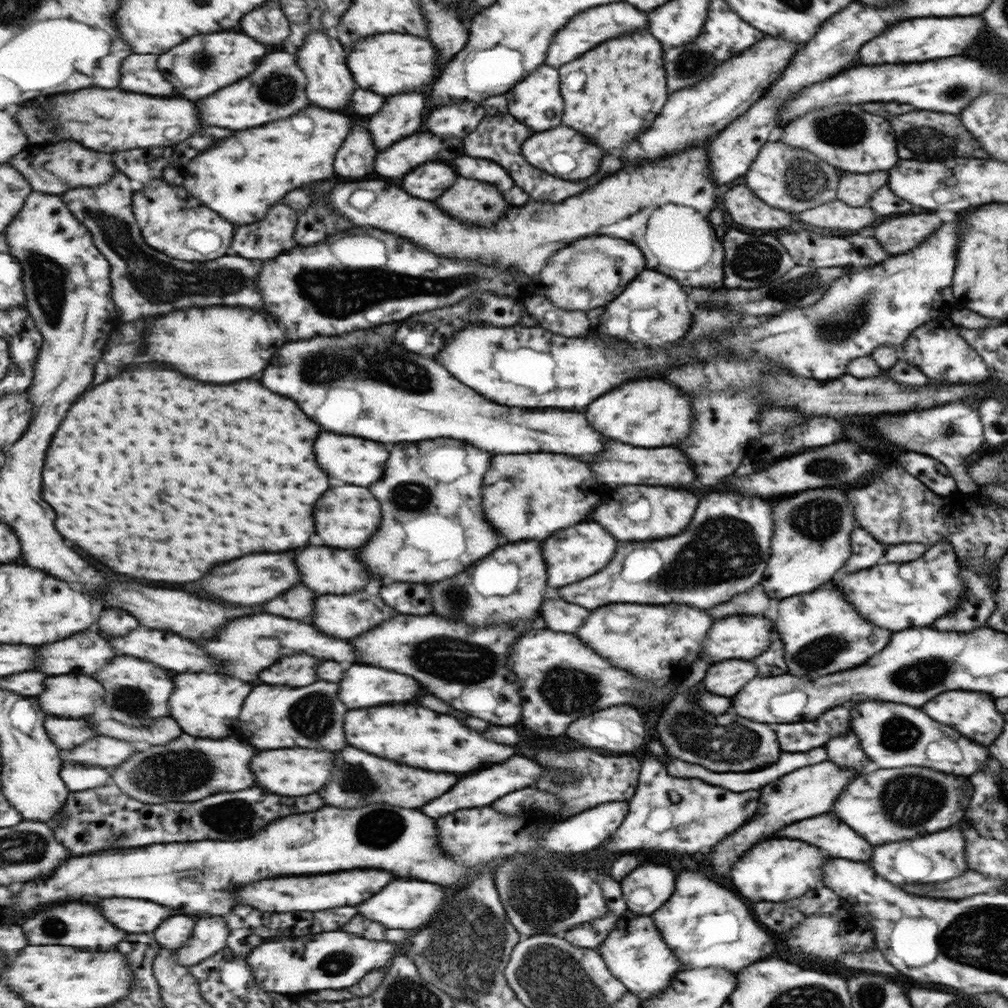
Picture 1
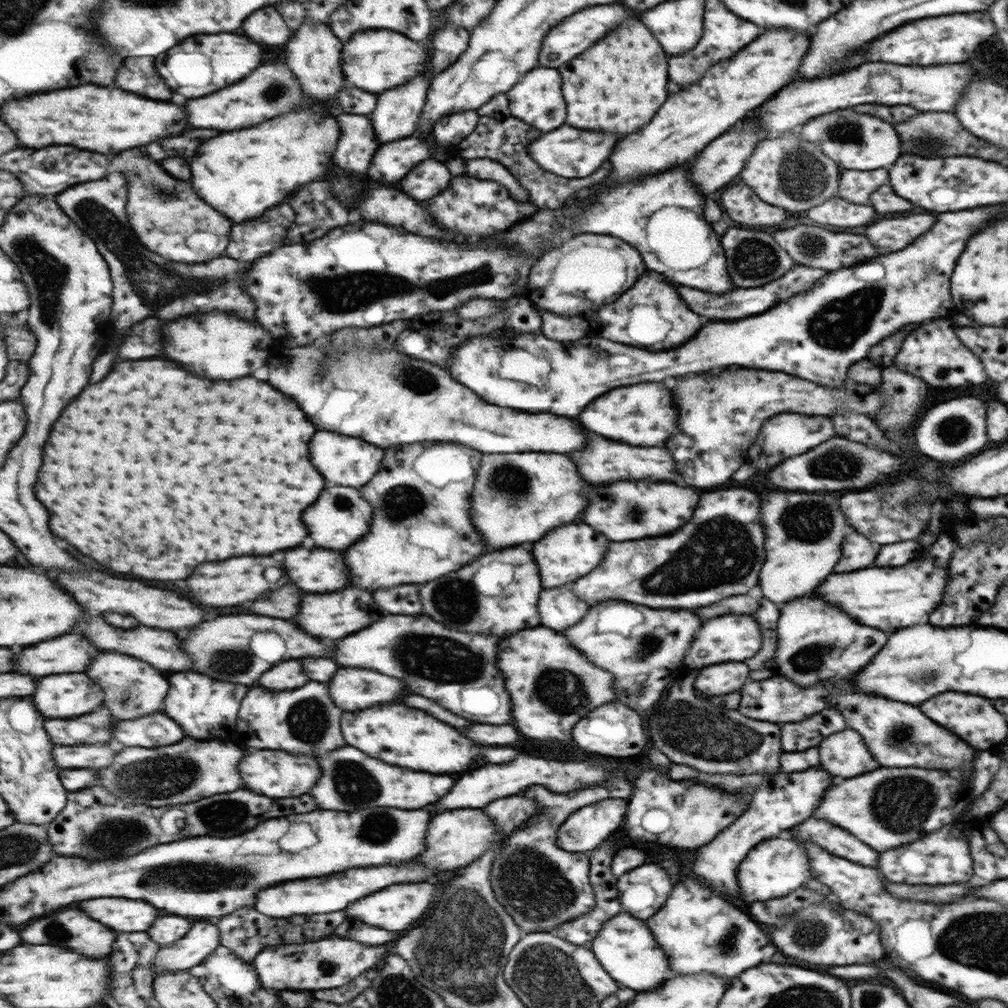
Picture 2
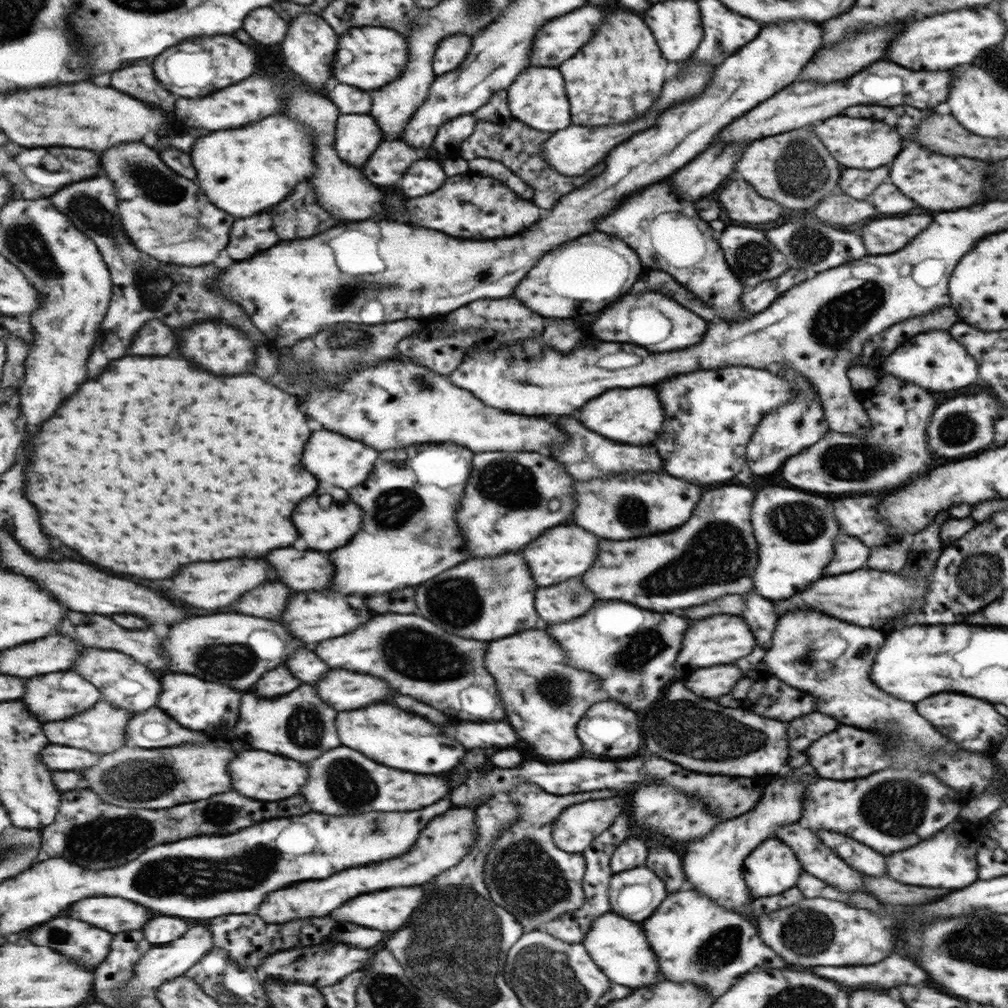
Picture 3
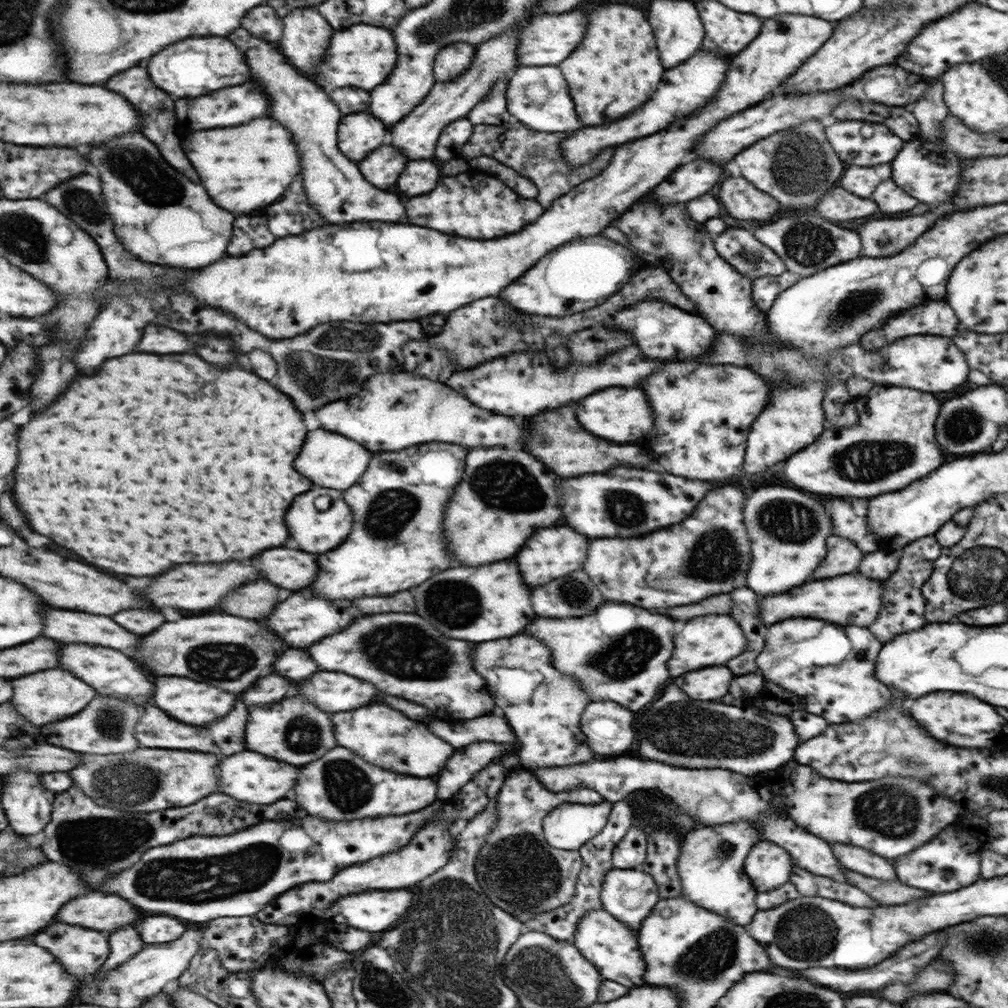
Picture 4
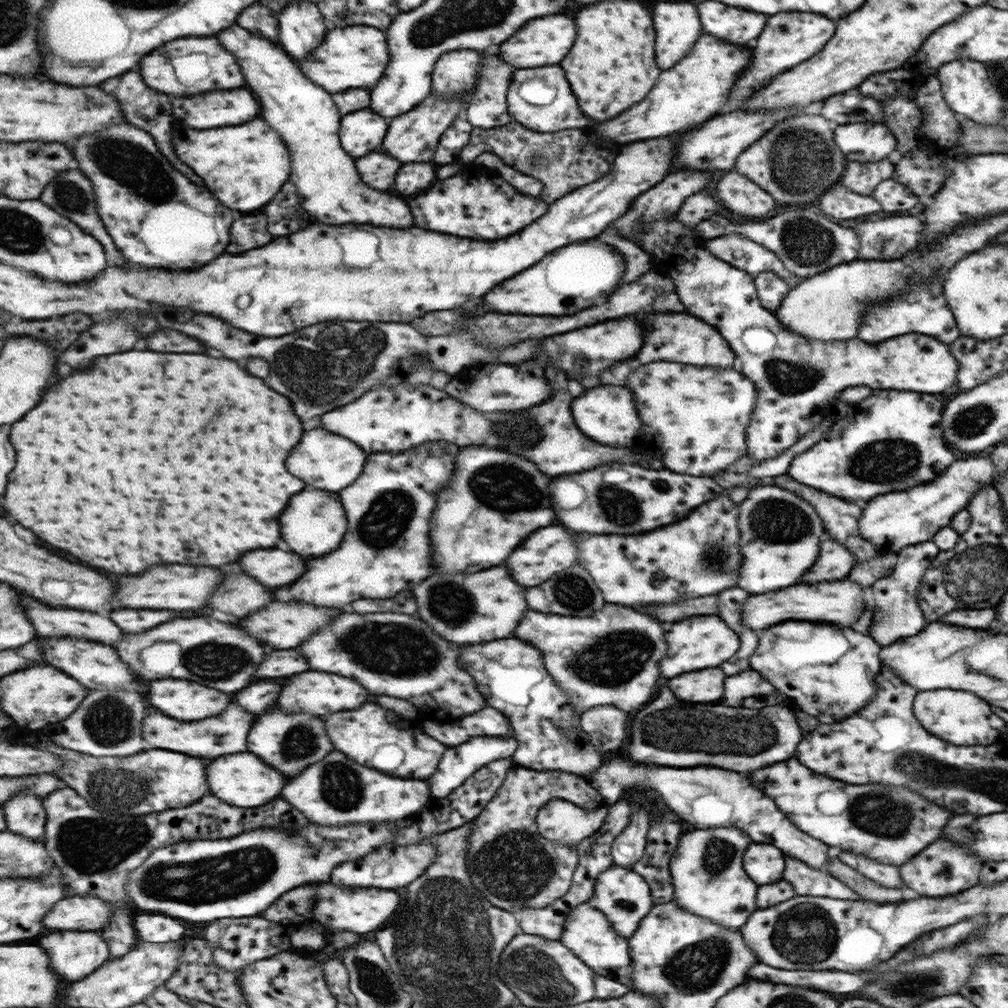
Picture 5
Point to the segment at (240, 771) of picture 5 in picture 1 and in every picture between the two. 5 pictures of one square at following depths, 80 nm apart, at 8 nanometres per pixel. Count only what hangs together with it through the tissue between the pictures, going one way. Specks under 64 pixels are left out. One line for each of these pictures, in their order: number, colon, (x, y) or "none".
1: (297, 772)
2: (277, 774)
3: (261, 775)
4: (250, 777)

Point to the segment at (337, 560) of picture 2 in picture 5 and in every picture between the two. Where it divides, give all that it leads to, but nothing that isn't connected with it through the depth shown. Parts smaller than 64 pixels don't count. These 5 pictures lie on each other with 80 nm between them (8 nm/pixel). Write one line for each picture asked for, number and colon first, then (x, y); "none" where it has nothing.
3: (308, 570)
4: (293, 569)
5: (273, 567)

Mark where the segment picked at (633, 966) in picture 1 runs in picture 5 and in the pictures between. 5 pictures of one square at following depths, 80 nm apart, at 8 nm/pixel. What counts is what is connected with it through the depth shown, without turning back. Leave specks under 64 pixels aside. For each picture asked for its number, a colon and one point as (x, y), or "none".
2: (625, 946)
3: (619, 947)
4: (613, 949)
5: (586, 932)

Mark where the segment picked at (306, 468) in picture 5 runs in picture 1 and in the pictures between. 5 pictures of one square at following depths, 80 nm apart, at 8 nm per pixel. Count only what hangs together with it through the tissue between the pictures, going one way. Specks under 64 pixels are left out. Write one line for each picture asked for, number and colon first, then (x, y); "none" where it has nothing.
1: (355, 461)
2: (347, 461)
3: (333, 458)
4: (337, 462)

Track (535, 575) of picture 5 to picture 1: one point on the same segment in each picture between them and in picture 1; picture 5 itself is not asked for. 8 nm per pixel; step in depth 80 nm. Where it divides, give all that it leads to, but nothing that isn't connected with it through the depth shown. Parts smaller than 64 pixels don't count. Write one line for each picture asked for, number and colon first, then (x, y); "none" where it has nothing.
1: (577, 552)
2: (571, 551)
3: (565, 552)
4: (556, 551)

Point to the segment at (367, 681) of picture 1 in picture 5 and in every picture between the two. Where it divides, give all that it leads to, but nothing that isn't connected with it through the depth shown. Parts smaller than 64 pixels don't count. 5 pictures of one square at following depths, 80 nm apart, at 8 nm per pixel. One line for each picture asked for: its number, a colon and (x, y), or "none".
2: (354, 688)
3: (344, 690)
4: (334, 691)
5: (318, 693)

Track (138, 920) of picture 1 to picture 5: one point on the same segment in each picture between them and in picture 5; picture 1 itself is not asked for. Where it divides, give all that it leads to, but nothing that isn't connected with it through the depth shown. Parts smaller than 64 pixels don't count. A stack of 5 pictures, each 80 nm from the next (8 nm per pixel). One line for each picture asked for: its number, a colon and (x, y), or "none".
2: (124, 915)
3: (111, 913)
4: (96, 910)
5: (78, 913)

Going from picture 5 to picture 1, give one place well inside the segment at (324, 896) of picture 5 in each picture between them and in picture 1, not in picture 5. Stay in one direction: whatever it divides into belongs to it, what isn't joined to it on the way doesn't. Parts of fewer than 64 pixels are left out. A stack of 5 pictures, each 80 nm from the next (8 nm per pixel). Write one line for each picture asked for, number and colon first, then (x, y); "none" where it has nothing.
1: (406, 904)
2: (396, 908)
3: (390, 910)
4: (375, 911)

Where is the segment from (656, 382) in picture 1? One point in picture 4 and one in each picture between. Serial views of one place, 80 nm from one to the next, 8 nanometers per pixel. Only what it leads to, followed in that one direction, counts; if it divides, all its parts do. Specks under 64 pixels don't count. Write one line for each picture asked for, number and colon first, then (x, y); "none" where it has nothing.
2: (644, 415)
3: (631, 415)
4: (621, 414)

